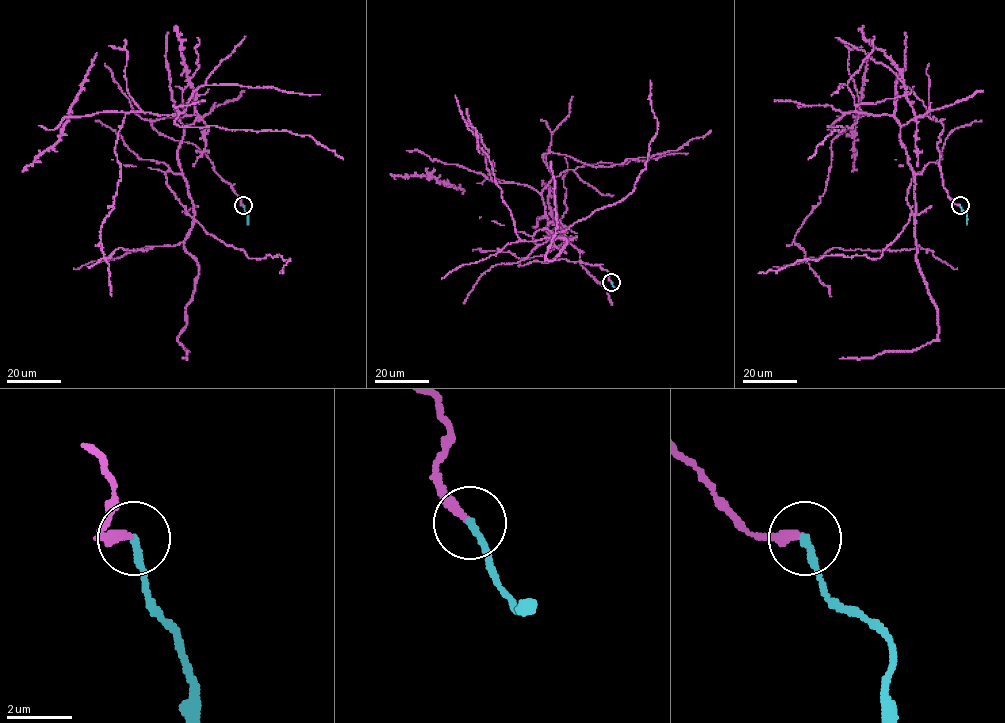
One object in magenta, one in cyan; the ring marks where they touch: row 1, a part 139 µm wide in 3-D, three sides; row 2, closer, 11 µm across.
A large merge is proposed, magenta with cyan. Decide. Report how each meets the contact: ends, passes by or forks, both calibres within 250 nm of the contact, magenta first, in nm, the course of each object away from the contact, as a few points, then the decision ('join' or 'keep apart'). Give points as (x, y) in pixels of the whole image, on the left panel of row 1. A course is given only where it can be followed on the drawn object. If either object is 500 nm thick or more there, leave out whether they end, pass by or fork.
magenta ends; cyan ends; calibres 280 and 240 nm; course magenta (243, 204), (205, 153), (152, 121), (197, 116), (167, 185), (226, 245), (289, 259), (282, 273); course cyan (243, 204), (249, 225); join

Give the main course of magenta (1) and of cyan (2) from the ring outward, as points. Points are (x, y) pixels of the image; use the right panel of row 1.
1: (959, 204), (942, 123), (916, 116), (900, 141), (923, 172), (879, 259), (758, 273)
2: (959, 204), (967, 214), (967, 225)

